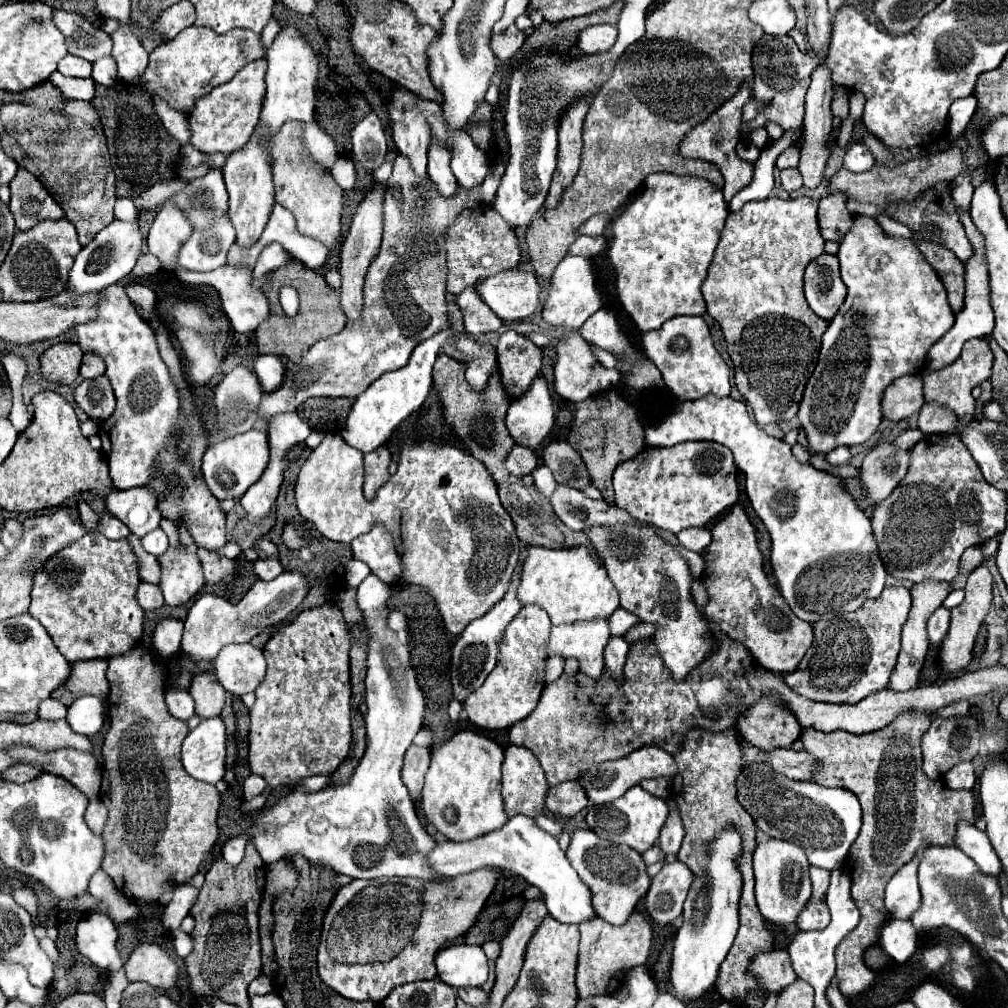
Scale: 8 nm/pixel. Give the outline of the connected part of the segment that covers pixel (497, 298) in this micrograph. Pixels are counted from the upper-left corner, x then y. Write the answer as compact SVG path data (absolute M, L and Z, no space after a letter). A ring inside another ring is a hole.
M504 270L476 284L478 296L504 322L528 318L540 300L536 276L526 270Z

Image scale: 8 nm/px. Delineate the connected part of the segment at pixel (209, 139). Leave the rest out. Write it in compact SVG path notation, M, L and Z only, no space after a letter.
M266 58L250 62L230 82L214 88L205 96L196 98L194 108L186 114L190 124L190 144L196 150L204 154L214 154L214 152L230 154L246 146L260 118L260 106L266 92L267 67Z

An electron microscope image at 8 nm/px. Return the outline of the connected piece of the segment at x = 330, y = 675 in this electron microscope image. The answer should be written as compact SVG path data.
M322 604L298 614L298 618L278 630L264 646L268 662L266 676L256 690L256 702L250 708L250 734L248 734L248 764L252 774L262 776L270 788L290 786L306 776L332 774L338 764L348 756L352 730L350 730L350 650L348 624L336 604Z

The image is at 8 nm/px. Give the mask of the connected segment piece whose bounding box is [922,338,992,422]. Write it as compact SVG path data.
M974 338L968 340L962 348L962 354L958 356L958 360L954 360L952 364L940 368L940 370L924 370L922 372L922 382L924 382L924 398L926 400L934 400L940 402L942 406L950 408L956 412L956 416L962 422L968 422L974 418L974 398L972 398L972 388L978 386L980 382L990 378L990 368L992 368L992 352L986 340L982 338Z

